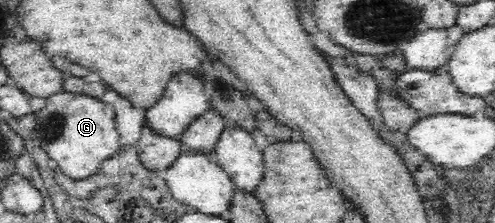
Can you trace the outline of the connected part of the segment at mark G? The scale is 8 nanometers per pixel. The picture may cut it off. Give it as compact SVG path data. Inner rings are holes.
M63 90L45 100L45 106L36 112L40 146L50 159L58 163L66 176L89 181L100 170L104 160L112 158L120 148L120 133L116 130L115 110L95 97L72 94Z

